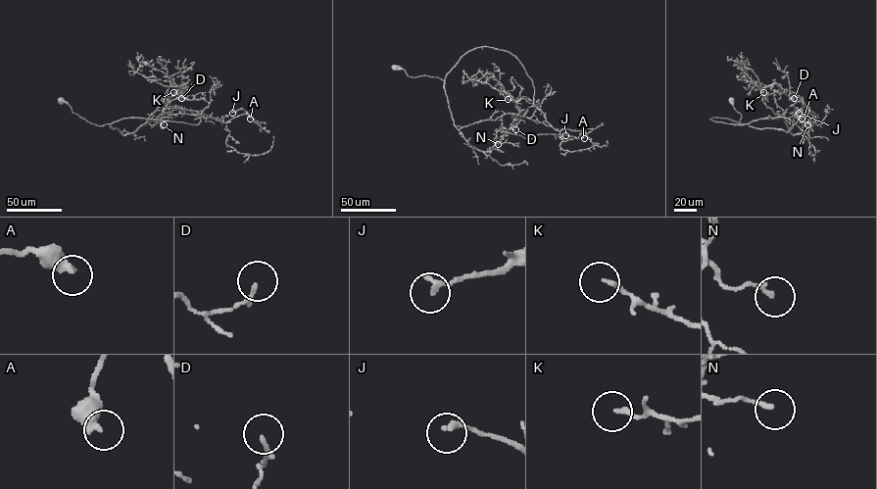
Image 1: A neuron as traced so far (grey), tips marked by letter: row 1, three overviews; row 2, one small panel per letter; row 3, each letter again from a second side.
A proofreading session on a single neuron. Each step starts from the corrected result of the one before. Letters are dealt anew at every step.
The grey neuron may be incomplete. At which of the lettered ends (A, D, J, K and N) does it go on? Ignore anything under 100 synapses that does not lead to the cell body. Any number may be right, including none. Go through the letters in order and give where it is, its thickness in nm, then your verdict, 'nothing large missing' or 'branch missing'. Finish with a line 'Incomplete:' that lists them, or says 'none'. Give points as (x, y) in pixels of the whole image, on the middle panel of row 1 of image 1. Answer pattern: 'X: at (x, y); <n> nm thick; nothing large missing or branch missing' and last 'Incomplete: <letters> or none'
A: at (584, 138); 400 nm thick; nothing large missing
D: at (515, 129); 150 nm thick; nothing large missing
J: at (565, 135); 220 nm thick; nothing large missing
K: at (508, 99); 150 nm thick; nothing large missing
N: at (498, 144); 160 nm thick; nothing large missing
Incomplete: none

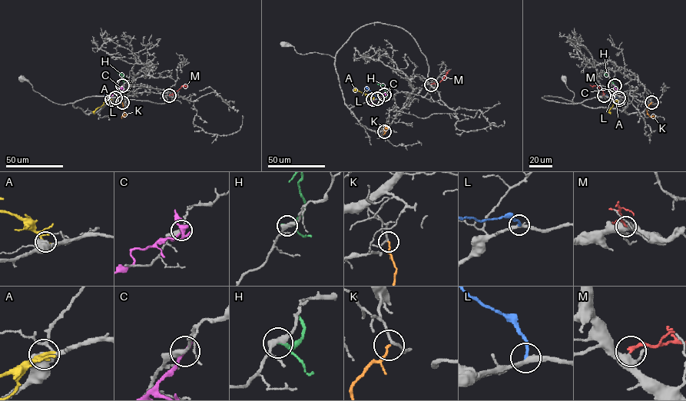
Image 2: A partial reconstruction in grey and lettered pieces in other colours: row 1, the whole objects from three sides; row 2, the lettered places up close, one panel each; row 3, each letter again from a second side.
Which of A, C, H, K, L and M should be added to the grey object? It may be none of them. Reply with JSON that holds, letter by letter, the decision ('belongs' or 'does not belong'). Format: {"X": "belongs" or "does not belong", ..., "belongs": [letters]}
{"A": "does not belong", "C": "does not belong", "H": "belongs", "K": "belongs", "L": "does not belong", "M": "does not belong", "belongs": ["H", "K"]}

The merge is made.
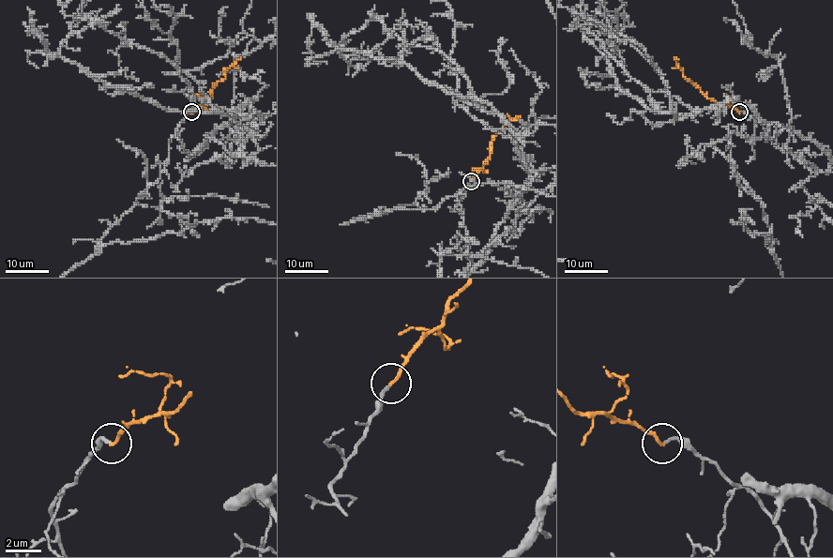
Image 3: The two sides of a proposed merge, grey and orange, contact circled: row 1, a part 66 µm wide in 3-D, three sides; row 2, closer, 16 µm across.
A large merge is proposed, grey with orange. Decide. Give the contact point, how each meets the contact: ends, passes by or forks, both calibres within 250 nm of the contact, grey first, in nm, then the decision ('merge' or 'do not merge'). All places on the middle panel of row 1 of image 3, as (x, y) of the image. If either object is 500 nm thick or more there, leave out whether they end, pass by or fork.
(471, 181) | grey ends | orange ends | 180/180 nm | merge

